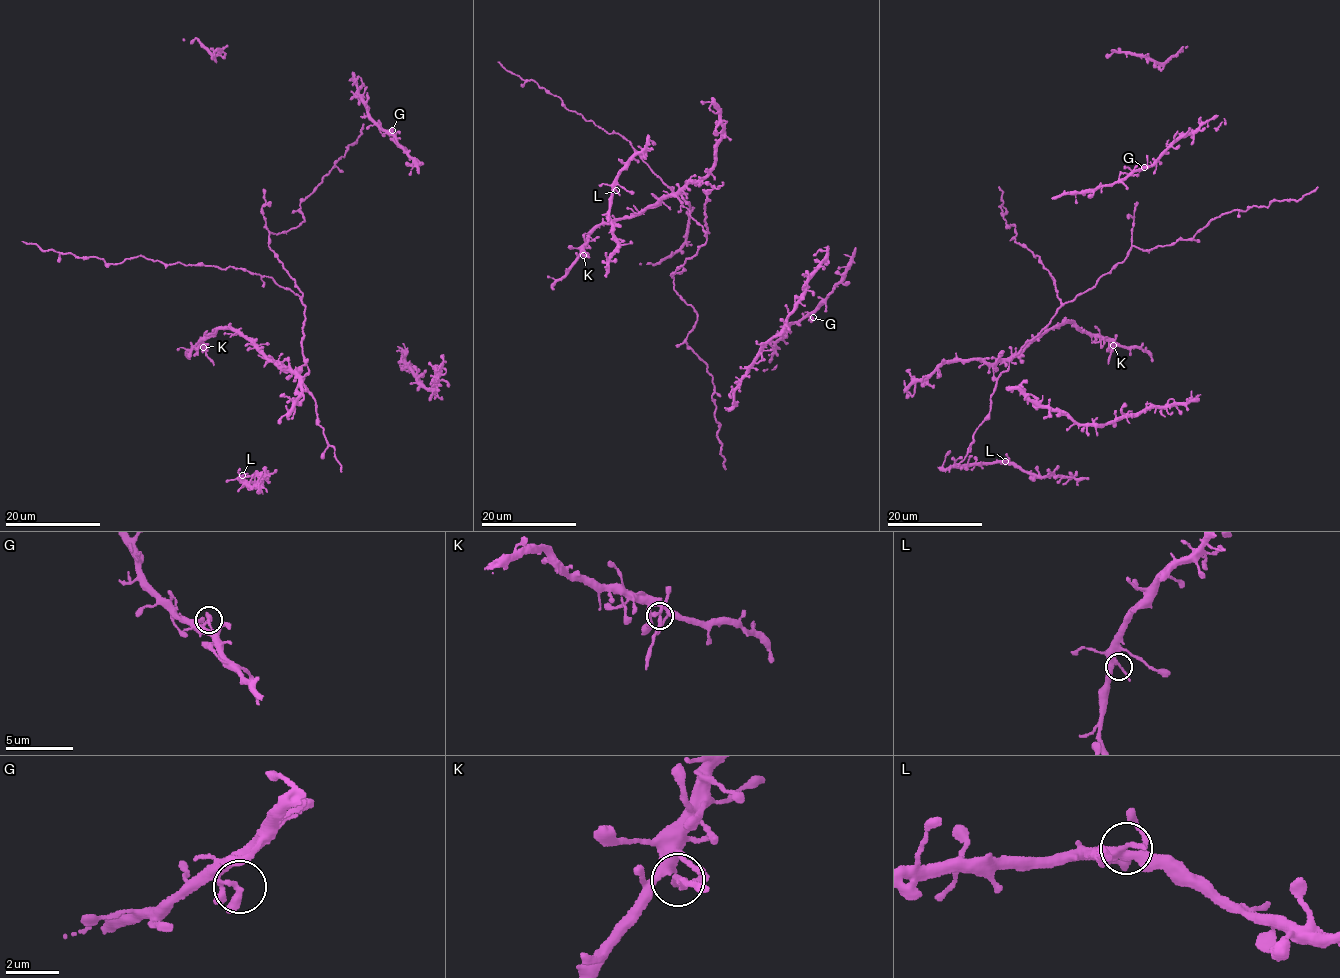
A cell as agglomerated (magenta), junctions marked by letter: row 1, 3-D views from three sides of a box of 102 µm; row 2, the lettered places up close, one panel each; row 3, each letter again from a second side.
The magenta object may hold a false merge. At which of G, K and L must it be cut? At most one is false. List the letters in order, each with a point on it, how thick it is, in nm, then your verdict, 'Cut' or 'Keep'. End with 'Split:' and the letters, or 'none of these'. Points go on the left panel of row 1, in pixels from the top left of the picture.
G: Place: (392, 130). Thickness 200 nm. Keep
K: Place: (203, 347). Thickness 200 nm. Cut
L: Place: (242, 475). Thickness 240 nm. Keep
Split: K

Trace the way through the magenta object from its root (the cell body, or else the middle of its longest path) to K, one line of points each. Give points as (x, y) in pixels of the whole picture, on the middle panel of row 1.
K: (685, 262), (709, 231), (701, 181), (604, 222), (589, 234), (583, 255)

